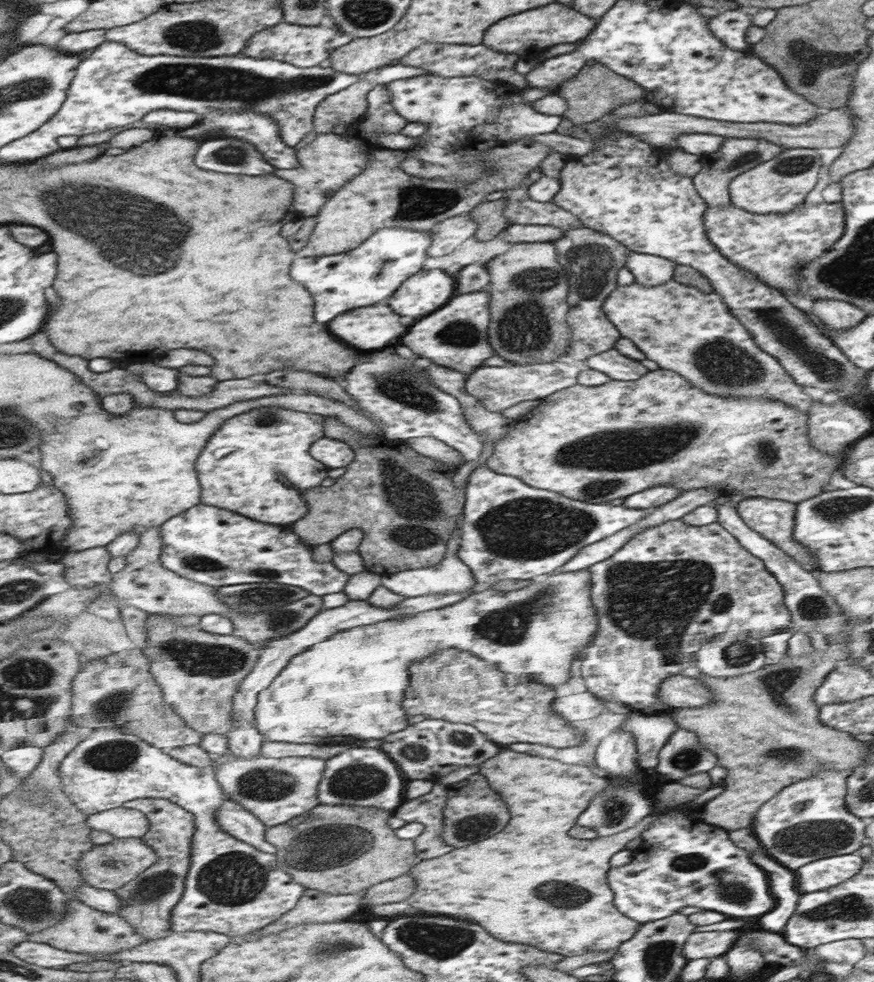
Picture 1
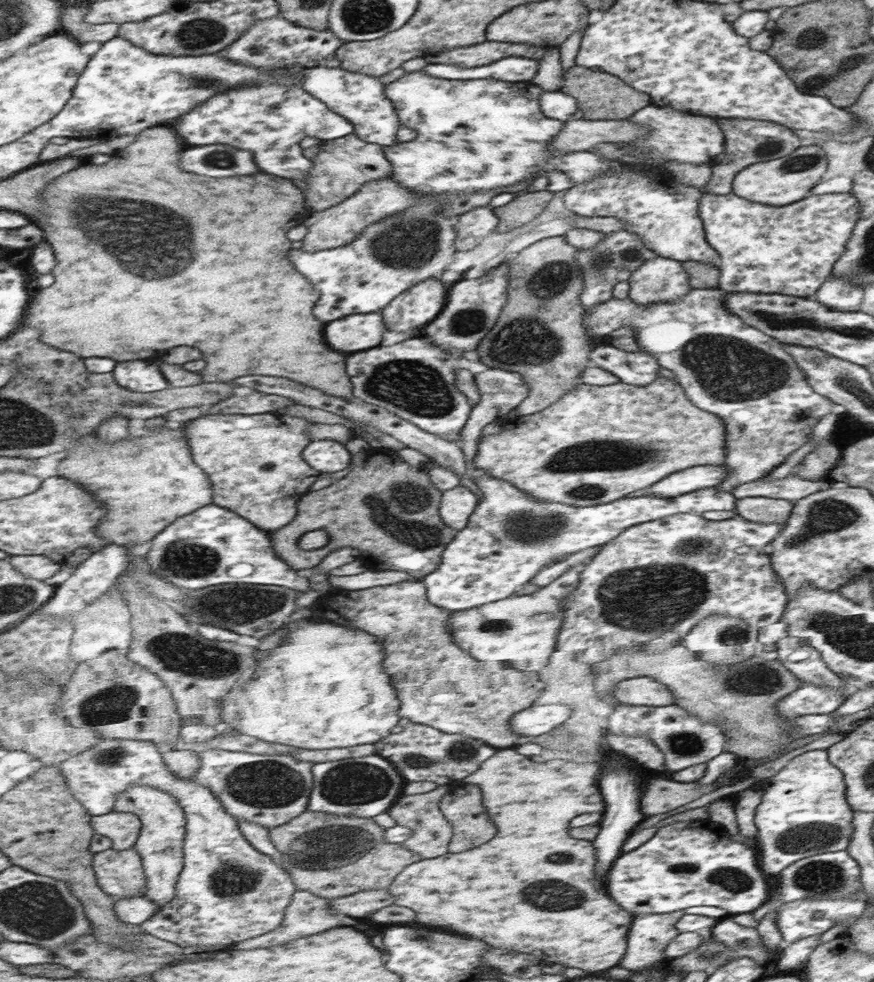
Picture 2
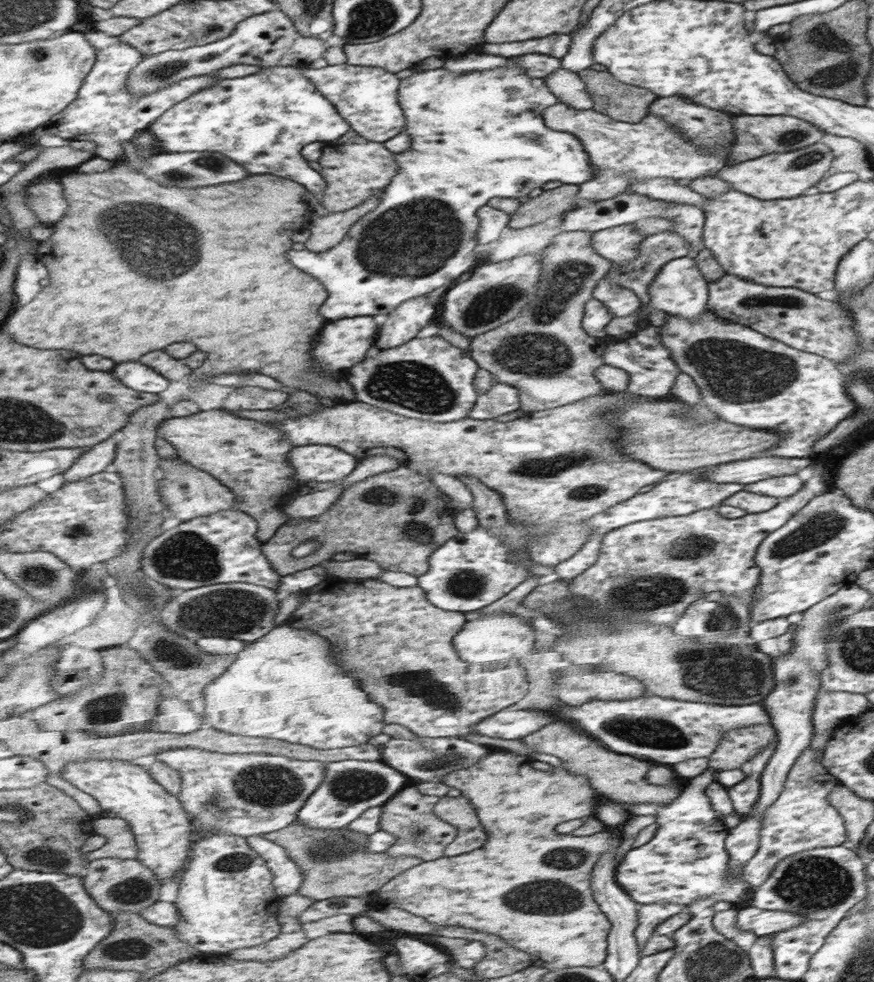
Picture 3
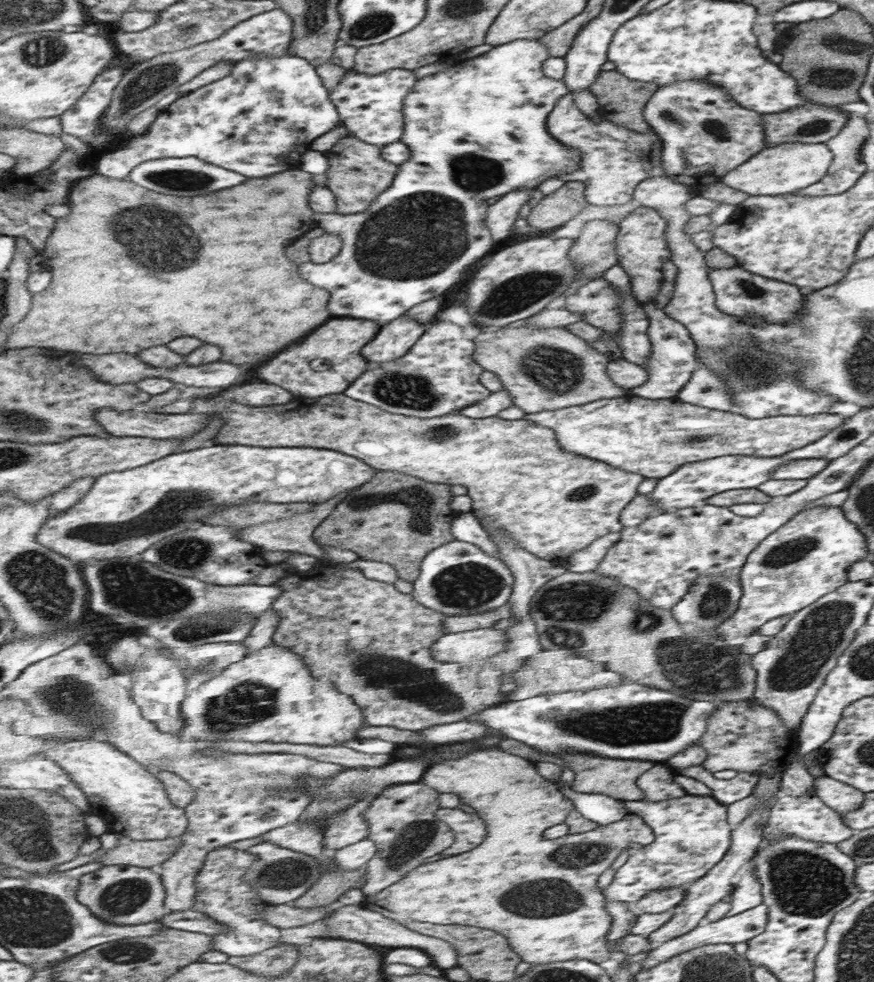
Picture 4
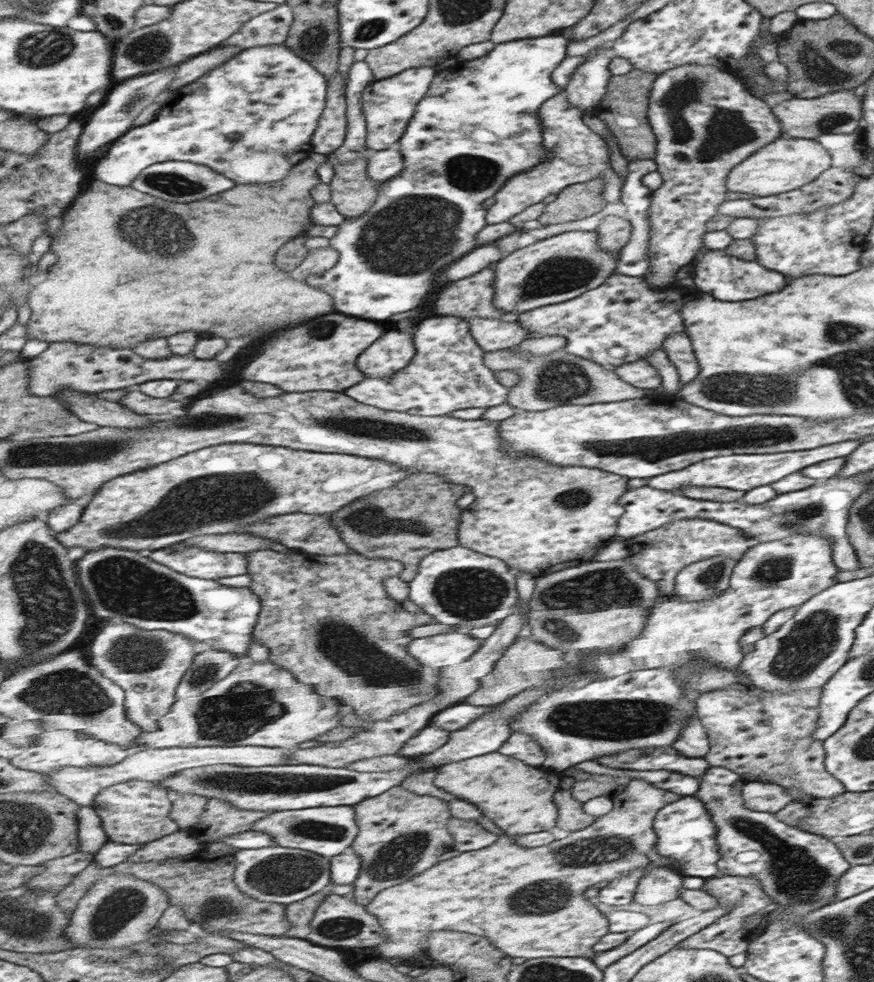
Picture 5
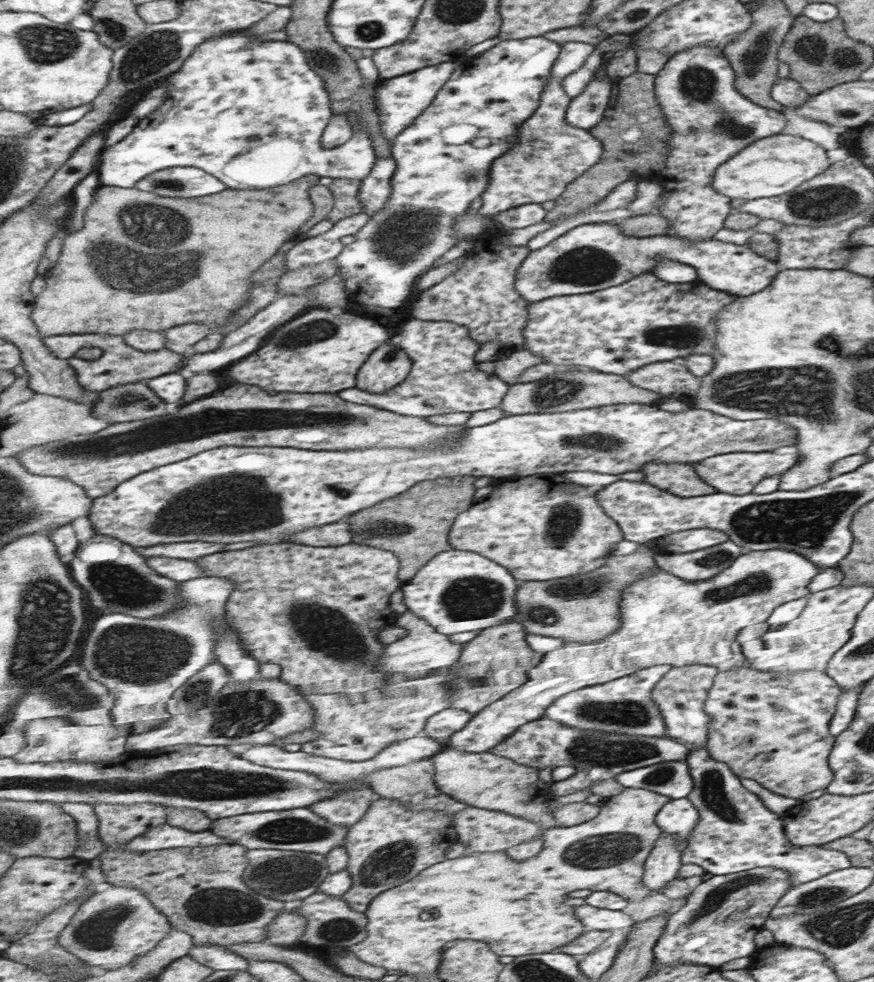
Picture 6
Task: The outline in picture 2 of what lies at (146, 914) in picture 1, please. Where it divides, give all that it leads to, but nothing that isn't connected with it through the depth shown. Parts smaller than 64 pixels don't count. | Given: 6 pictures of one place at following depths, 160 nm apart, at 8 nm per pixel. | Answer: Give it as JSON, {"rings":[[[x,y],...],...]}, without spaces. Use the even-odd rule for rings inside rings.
{"rings":[[[133,787],[117,797],[115,810],[140,816],[143,826],[134,846],[144,864],[147,886],[144,896],[158,906],[169,905],[176,898],[180,874],[184,871],[184,842],[188,833],[187,817],[179,799],[153,787]]]}

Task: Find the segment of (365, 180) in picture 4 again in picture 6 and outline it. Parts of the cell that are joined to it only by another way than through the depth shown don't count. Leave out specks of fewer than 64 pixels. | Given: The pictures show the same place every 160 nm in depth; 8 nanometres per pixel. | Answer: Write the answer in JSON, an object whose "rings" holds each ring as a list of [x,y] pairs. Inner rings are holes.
{"rings":[[[346,178],[334,179],[328,187],[333,191],[336,200],[333,210],[329,213],[328,220],[335,224],[359,213],[362,208],[358,199],[360,181]]]}

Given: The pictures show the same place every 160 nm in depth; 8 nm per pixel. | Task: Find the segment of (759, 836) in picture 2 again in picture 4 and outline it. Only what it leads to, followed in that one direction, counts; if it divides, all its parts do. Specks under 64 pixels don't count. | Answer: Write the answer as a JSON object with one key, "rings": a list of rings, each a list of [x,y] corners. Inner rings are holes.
{"rings":[[[813,792],[809,796],[780,796],[777,802],[768,809],[765,823],[768,832],[776,836],[790,834],[801,840],[836,845],[851,837],[853,833],[853,830],[842,821],[840,814],[831,807],[825,806]],[[751,861],[747,864],[747,870],[740,880],[734,885],[730,892],[730,909],[726,916],[733,916],[752,909],[763,901],[763,895],[760,893],[760,882],[753,874]]]}

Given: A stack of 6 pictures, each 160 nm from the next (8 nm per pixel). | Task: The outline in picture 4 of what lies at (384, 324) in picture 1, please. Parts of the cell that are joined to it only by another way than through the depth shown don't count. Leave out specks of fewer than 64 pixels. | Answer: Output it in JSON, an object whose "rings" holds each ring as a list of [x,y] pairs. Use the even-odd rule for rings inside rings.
{"rings":[[[335,318],[323,324],[319,330],[315,330],[309,338],[305,338],[303,344],[297,344],[295,348],[285,350],[285,354],[279,354],[273,362],[267,362],[257,370],[257,376],[265,382],[283,386],[297,396],[307,396],[307,400],[313,401],[315,398],[324,396],[339,396],[349,389],[349,382],[354,382],[367,366],[367,360],[359,354],[363,344],[367,344],[377,332],[377,324],[371,320],[355,320],[355,318]]]}

